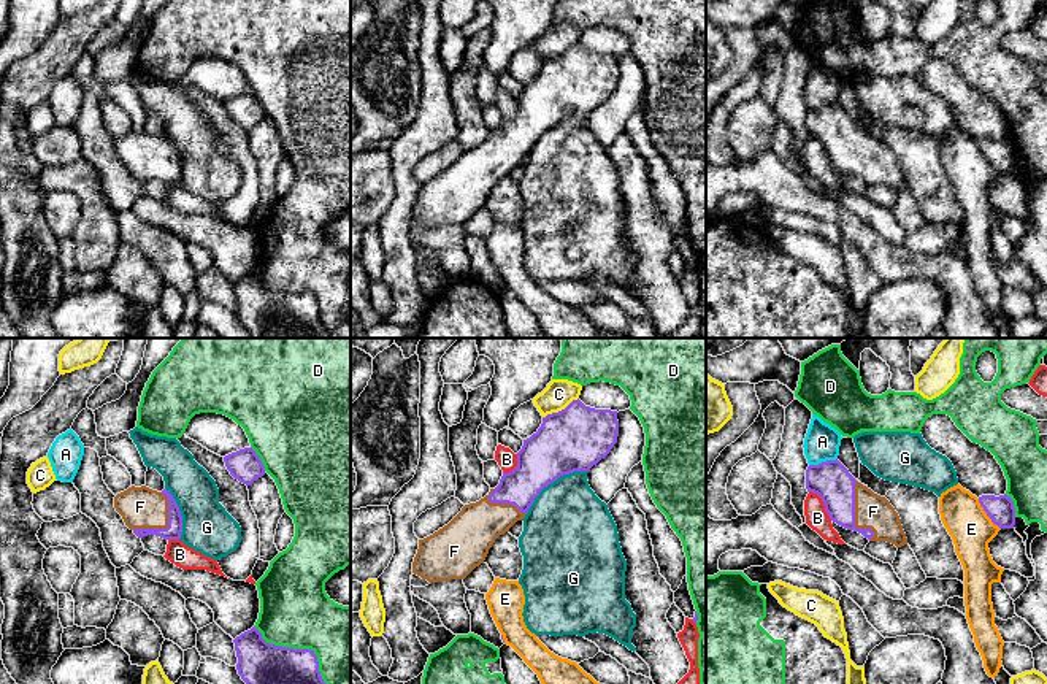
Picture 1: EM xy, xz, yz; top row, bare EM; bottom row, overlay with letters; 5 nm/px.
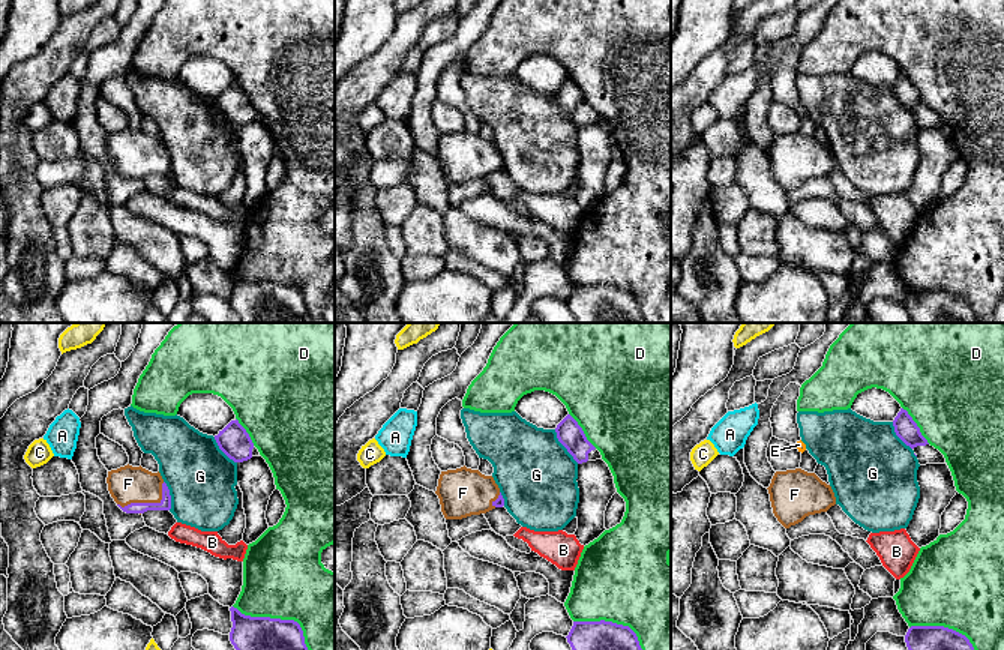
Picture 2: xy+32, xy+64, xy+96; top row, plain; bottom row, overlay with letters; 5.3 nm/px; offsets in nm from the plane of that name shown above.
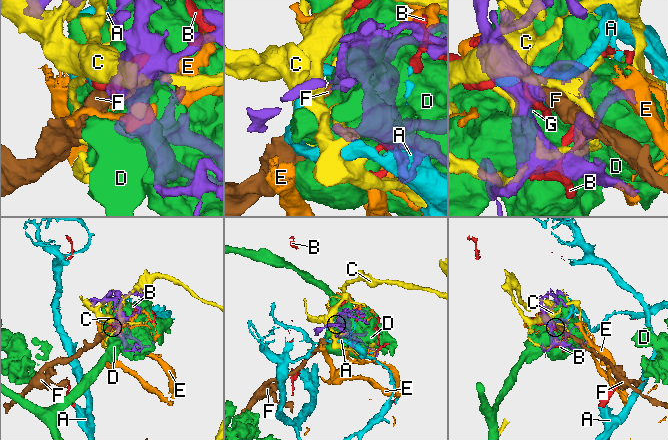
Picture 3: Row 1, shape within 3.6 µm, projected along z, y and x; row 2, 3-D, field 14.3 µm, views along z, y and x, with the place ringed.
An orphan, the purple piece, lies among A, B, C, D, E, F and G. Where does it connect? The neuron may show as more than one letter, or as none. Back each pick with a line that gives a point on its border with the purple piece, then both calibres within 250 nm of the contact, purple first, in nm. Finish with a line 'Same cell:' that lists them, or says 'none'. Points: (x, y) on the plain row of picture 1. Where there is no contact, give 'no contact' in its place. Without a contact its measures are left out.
F: yz (854, 161) | 200/180 nm
Same cell: F

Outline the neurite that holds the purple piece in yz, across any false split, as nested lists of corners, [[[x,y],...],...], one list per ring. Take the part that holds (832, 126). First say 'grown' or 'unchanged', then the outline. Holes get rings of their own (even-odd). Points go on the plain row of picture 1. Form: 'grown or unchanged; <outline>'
grown; [[[836,103],[806,114],[806,133],[817,138],[830,163],[869,186],[907,189],[901,163],[885,141],[858,127]]]

